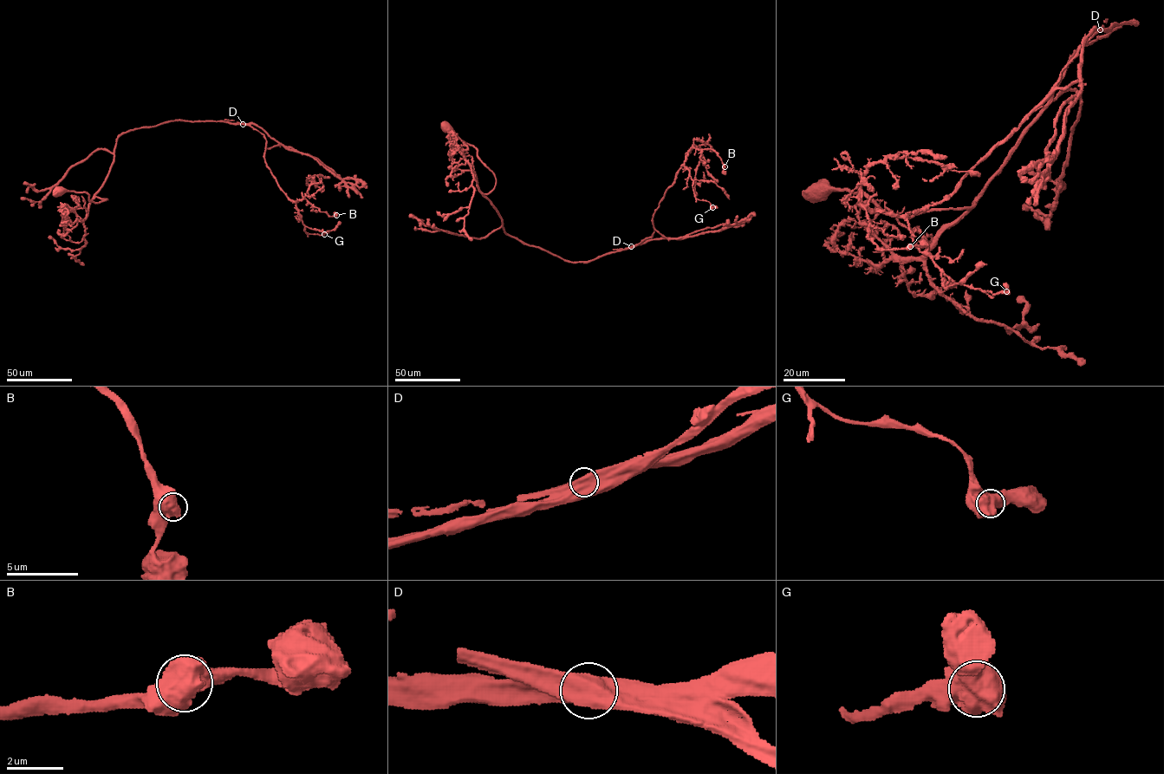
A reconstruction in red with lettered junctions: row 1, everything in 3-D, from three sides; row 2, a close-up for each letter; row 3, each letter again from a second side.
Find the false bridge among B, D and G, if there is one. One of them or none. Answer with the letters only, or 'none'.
D

